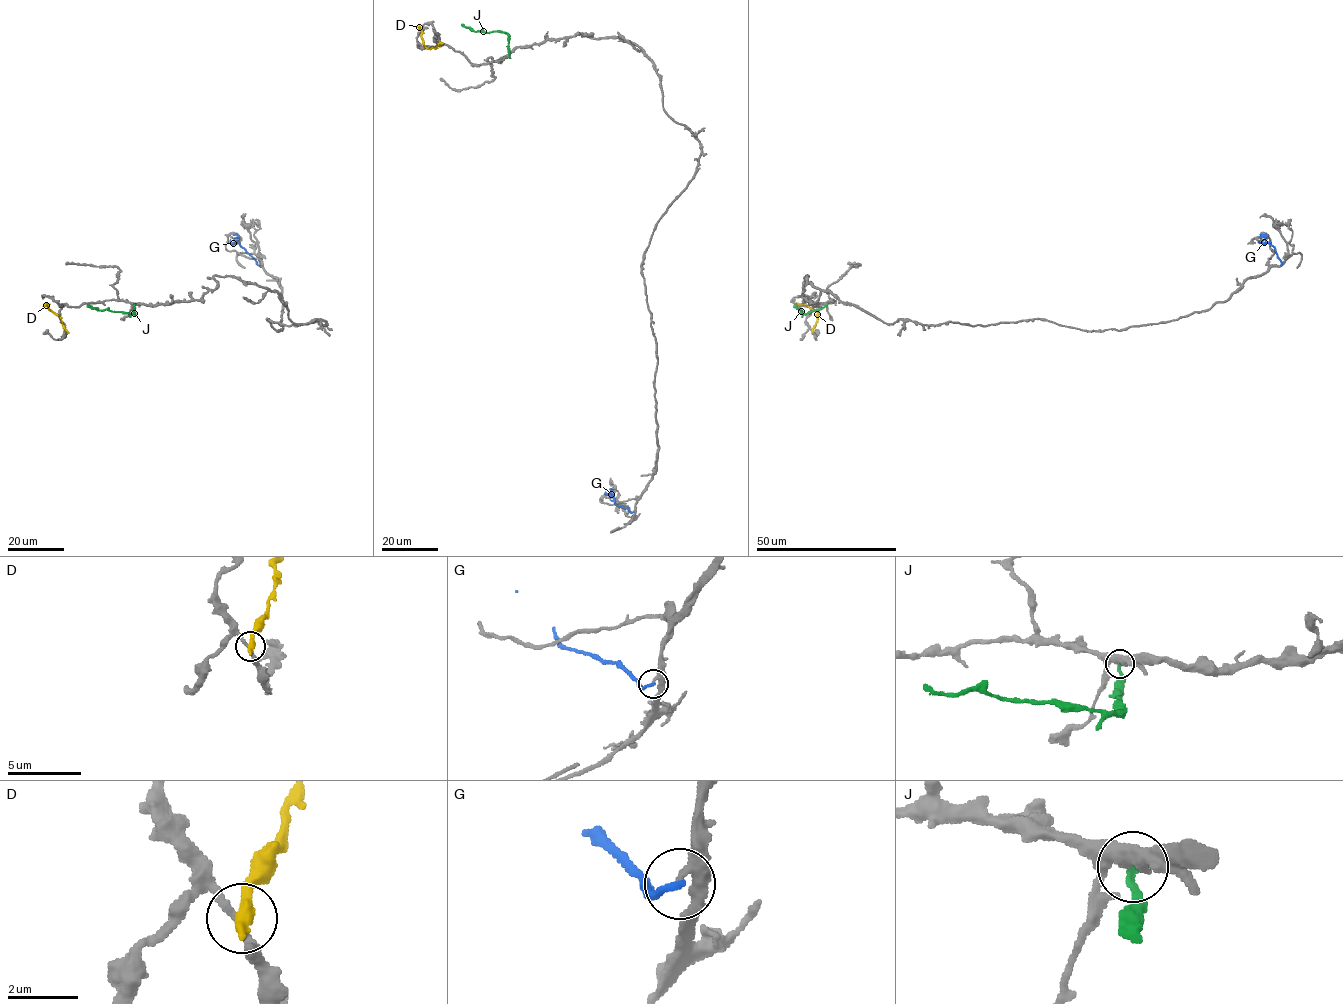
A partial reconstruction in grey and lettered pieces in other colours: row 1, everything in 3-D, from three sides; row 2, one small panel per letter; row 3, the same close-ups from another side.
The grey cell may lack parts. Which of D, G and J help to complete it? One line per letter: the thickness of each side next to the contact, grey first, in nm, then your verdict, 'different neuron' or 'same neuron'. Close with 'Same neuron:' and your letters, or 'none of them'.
D: calibres 240 and 480 nm; different neuron
G: calibres 300 and 220 nm; different neuron
J: calibres 280 and 320 nm; different neuron
Same neuron: none of them

